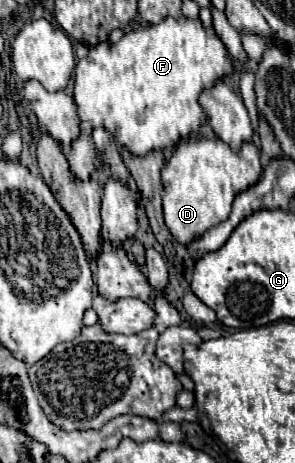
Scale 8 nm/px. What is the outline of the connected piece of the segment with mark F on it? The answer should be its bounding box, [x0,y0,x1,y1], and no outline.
[66,16,234,180]

